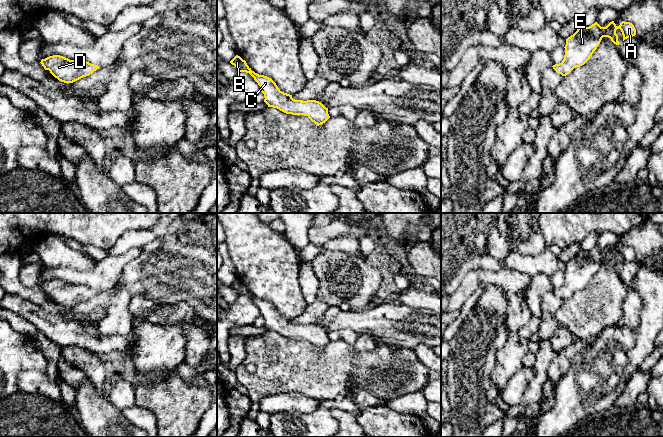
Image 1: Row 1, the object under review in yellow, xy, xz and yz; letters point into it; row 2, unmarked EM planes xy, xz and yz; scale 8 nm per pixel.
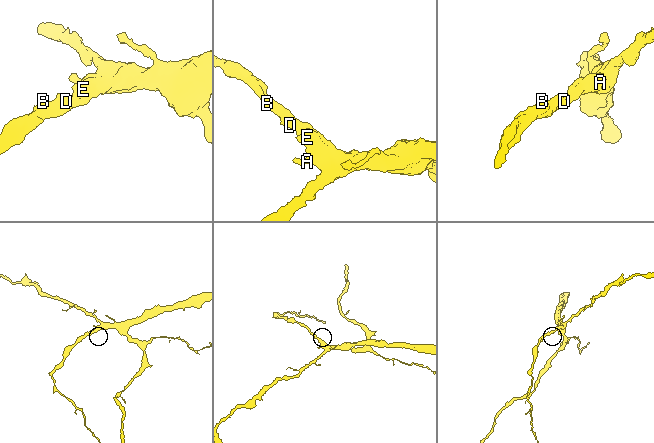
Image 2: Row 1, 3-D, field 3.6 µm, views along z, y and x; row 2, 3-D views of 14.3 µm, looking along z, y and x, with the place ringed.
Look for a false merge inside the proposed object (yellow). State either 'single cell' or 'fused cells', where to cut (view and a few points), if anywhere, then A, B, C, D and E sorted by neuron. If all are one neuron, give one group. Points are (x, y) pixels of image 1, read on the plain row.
single cell | no cut | A B C D E

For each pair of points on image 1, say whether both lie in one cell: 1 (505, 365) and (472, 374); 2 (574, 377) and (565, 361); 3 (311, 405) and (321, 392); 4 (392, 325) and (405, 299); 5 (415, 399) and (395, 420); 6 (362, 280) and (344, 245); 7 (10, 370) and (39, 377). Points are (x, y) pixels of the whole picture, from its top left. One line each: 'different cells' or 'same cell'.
1: different cells
2: different cells
3: different cells
4: different cells
5: different cells
6: different cells
7: different cells

